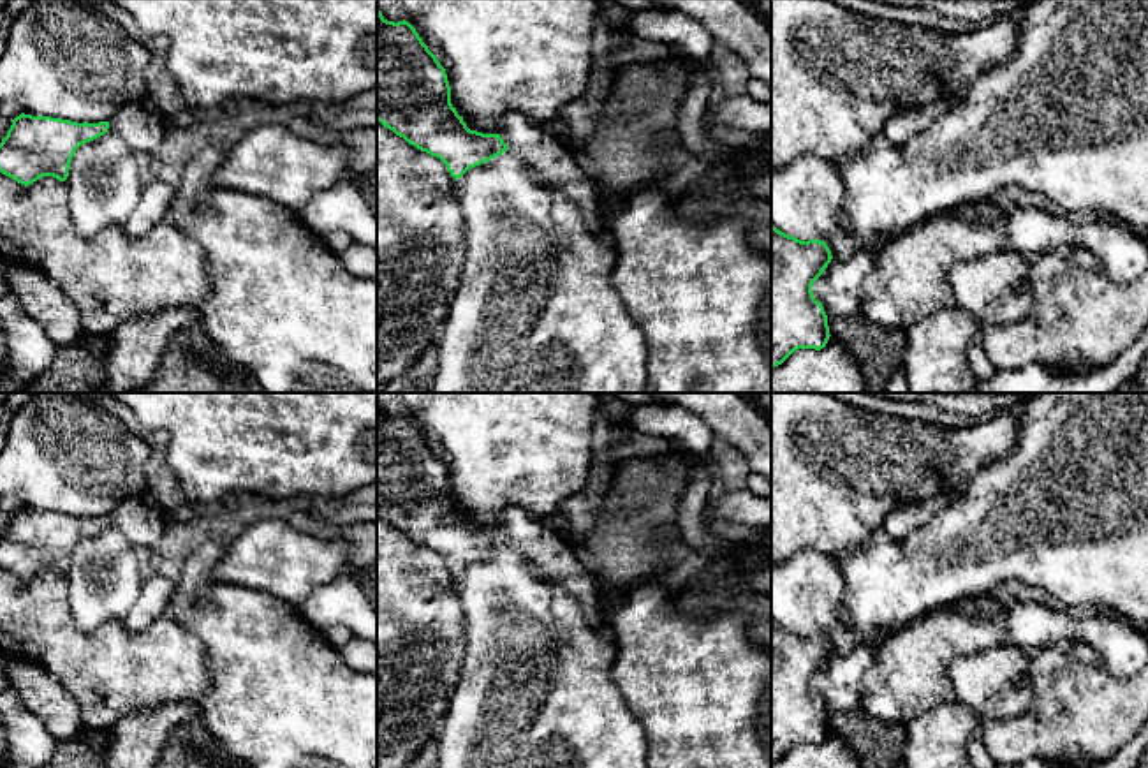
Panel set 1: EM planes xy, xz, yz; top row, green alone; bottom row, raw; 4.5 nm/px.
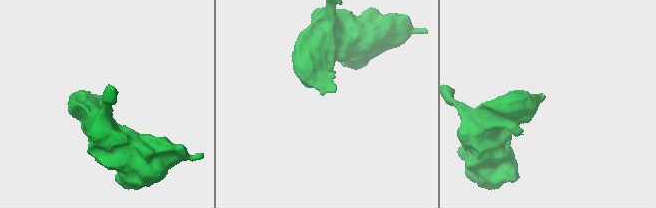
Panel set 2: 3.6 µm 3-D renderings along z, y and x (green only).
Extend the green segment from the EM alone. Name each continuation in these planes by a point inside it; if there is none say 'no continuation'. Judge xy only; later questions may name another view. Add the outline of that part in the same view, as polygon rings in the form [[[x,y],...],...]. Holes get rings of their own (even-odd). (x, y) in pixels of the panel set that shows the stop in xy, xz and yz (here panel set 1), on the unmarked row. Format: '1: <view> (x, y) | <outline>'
1: xy (141, 522) | [[[144,497],[121,502],[109,514],[109,527],[118,530],[134,548],[153,546],[164,535],[169,514]]]

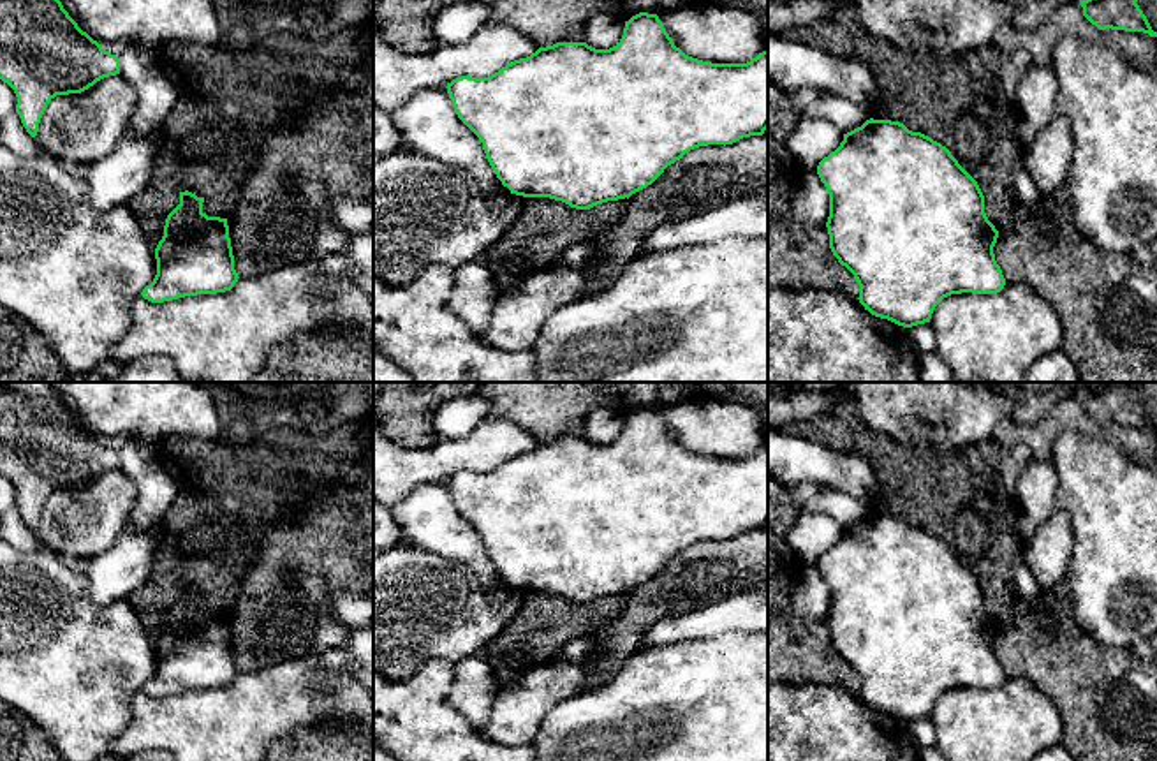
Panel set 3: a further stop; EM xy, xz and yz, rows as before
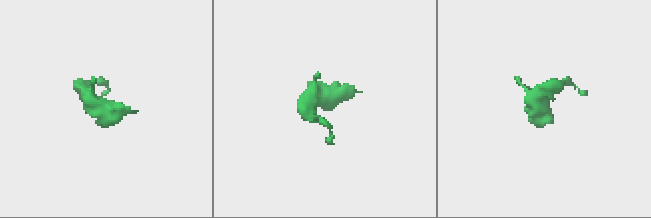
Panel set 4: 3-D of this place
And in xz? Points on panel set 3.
no continuation

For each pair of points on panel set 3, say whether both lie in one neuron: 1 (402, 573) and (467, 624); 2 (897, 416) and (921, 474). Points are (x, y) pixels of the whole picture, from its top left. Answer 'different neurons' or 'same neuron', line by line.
1: same neuron
2: different neurons

